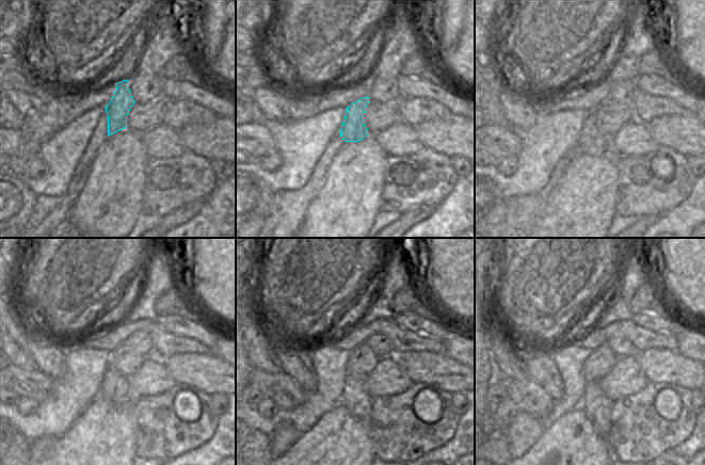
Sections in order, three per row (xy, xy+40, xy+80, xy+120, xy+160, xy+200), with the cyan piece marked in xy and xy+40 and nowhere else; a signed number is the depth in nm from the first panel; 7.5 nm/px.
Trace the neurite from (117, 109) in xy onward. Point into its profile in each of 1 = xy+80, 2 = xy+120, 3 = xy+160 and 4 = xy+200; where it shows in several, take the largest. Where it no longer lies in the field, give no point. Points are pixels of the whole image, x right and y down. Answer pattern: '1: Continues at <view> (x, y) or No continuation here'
1: Continues at xy+80 (590, 141)
2: Continues at xy+120 (114, 386)
3: Continues at xy+160 (355, 397)
4: Continues at xy+200 (597, 406)

